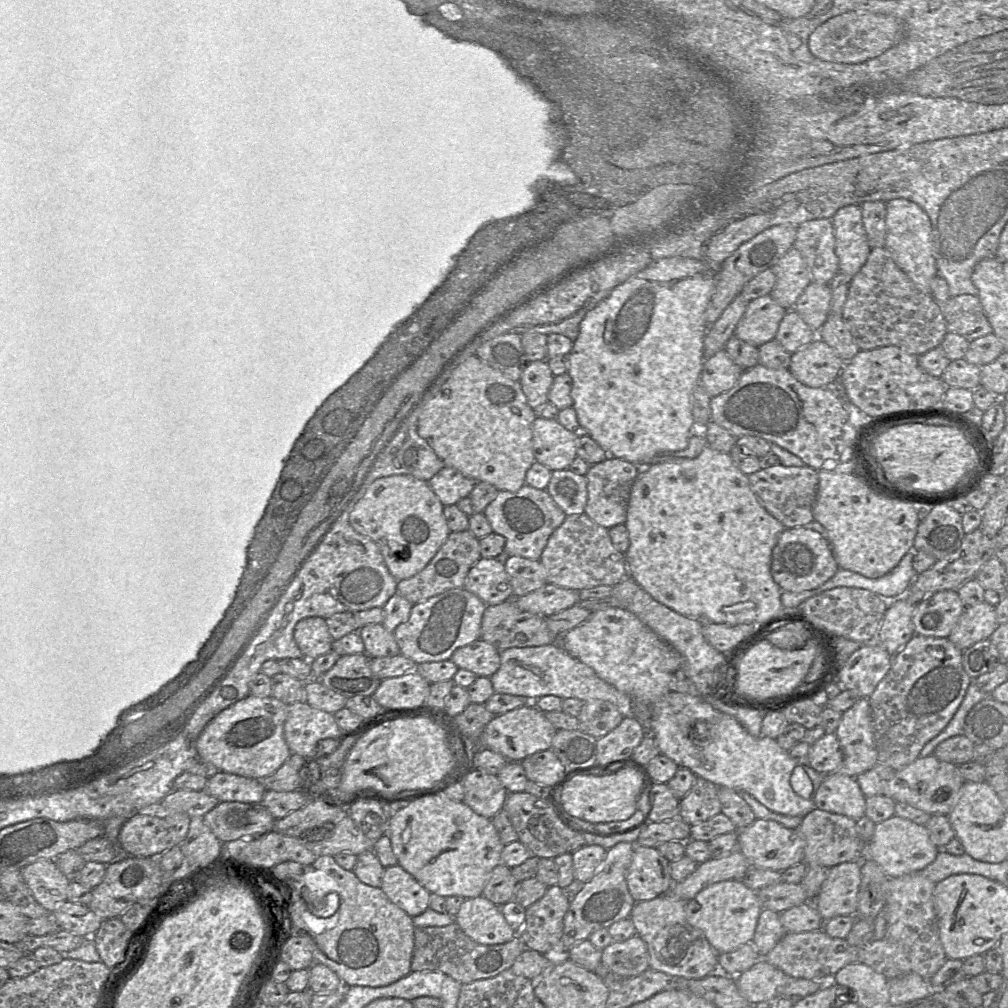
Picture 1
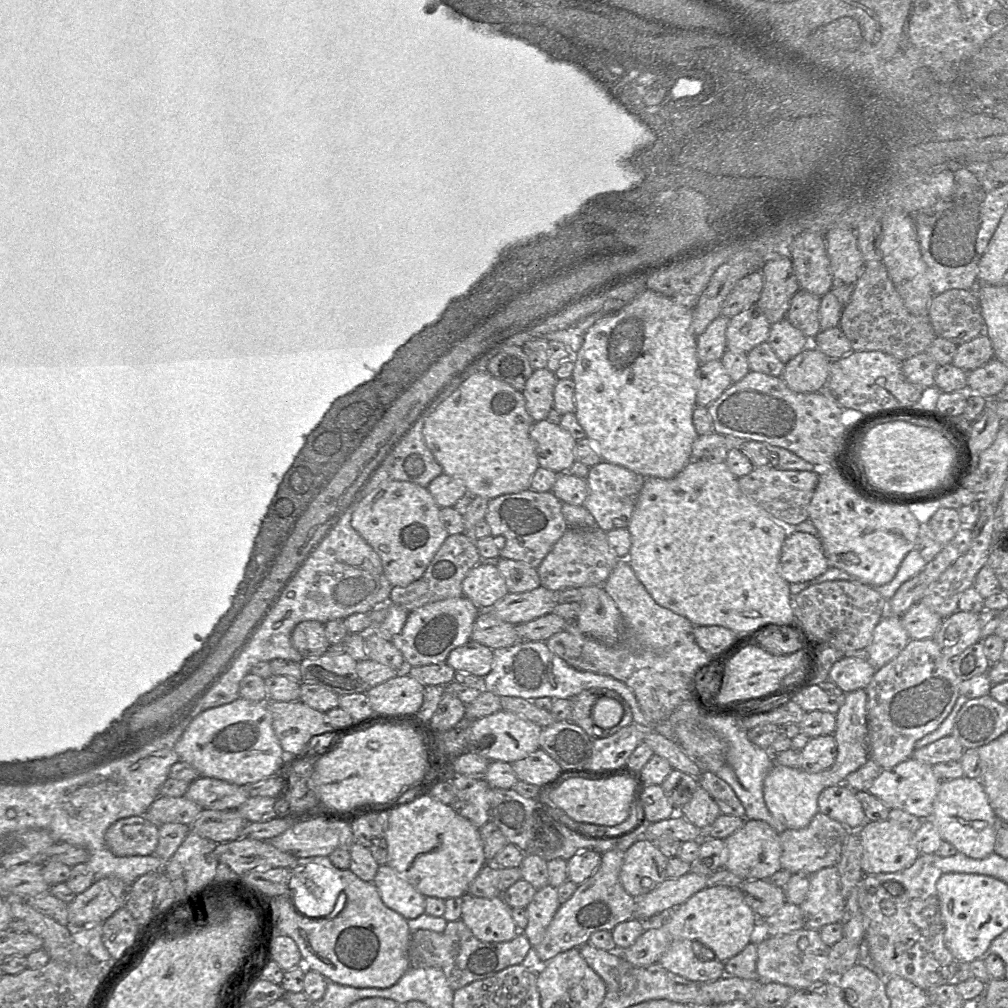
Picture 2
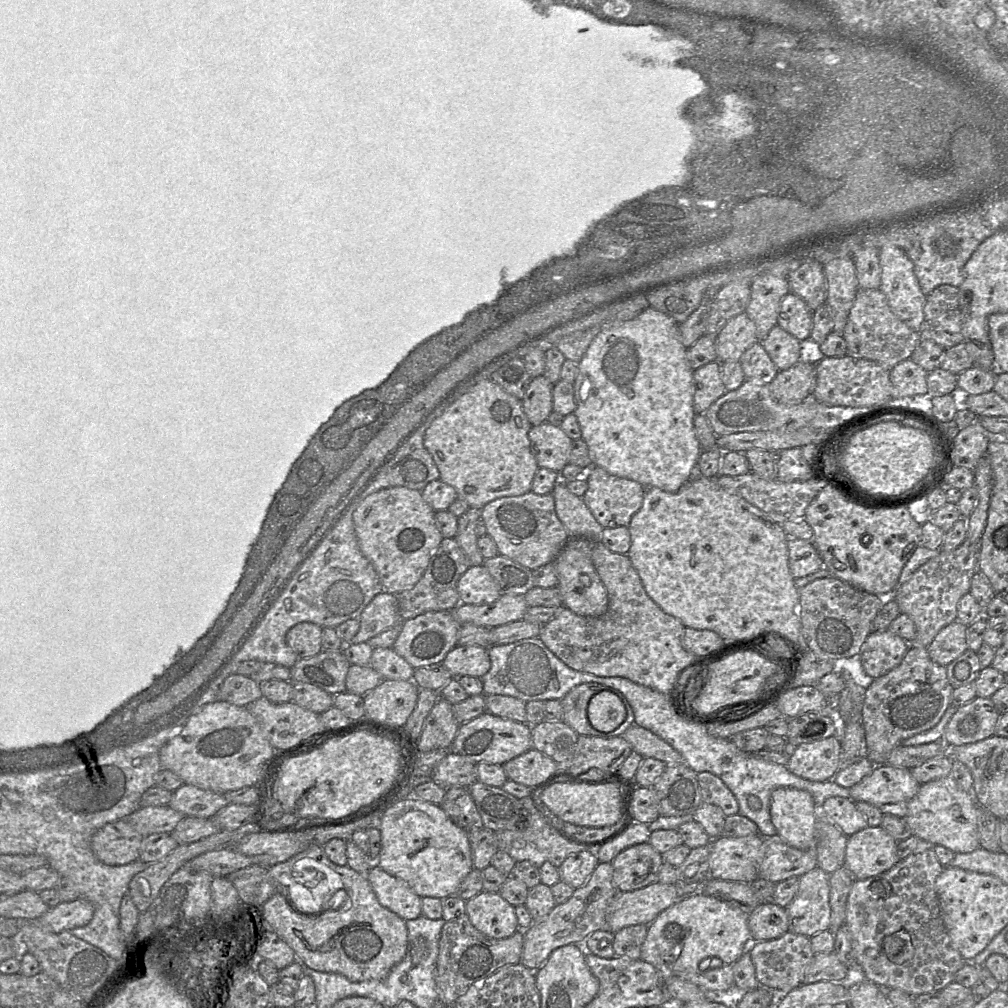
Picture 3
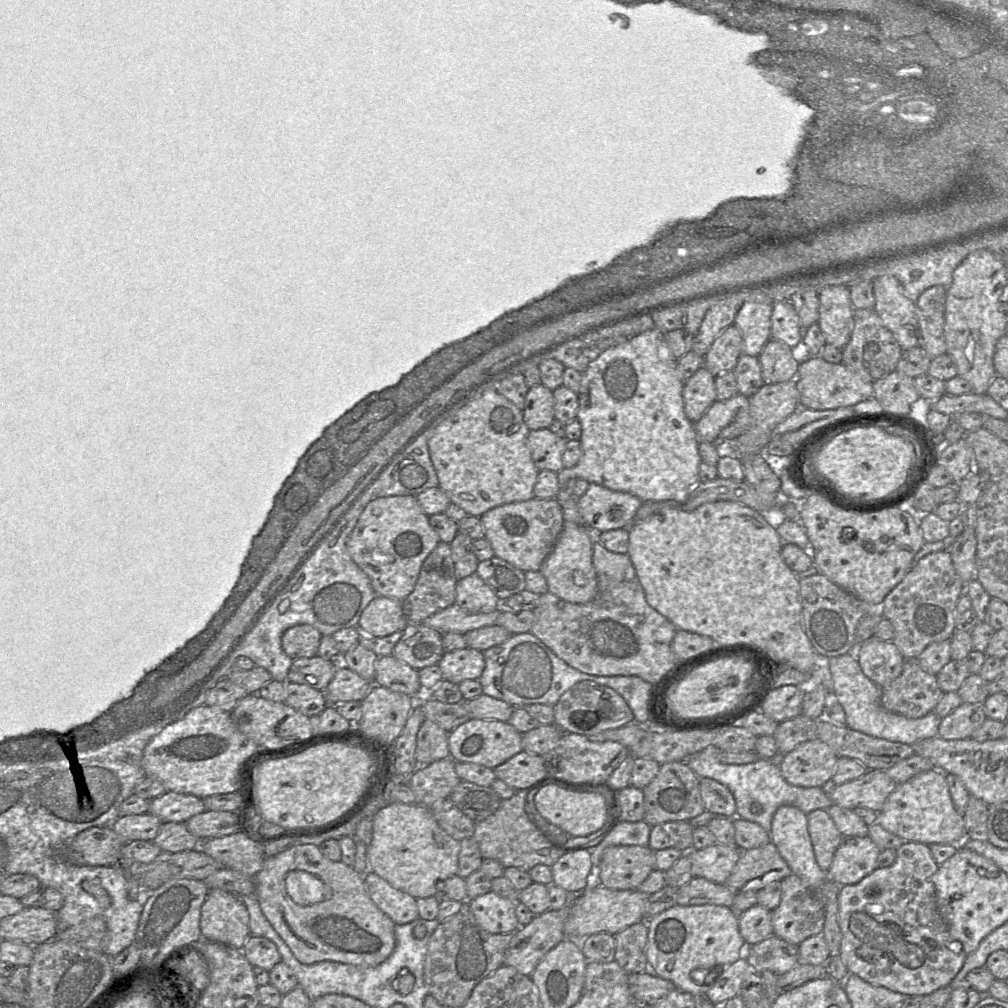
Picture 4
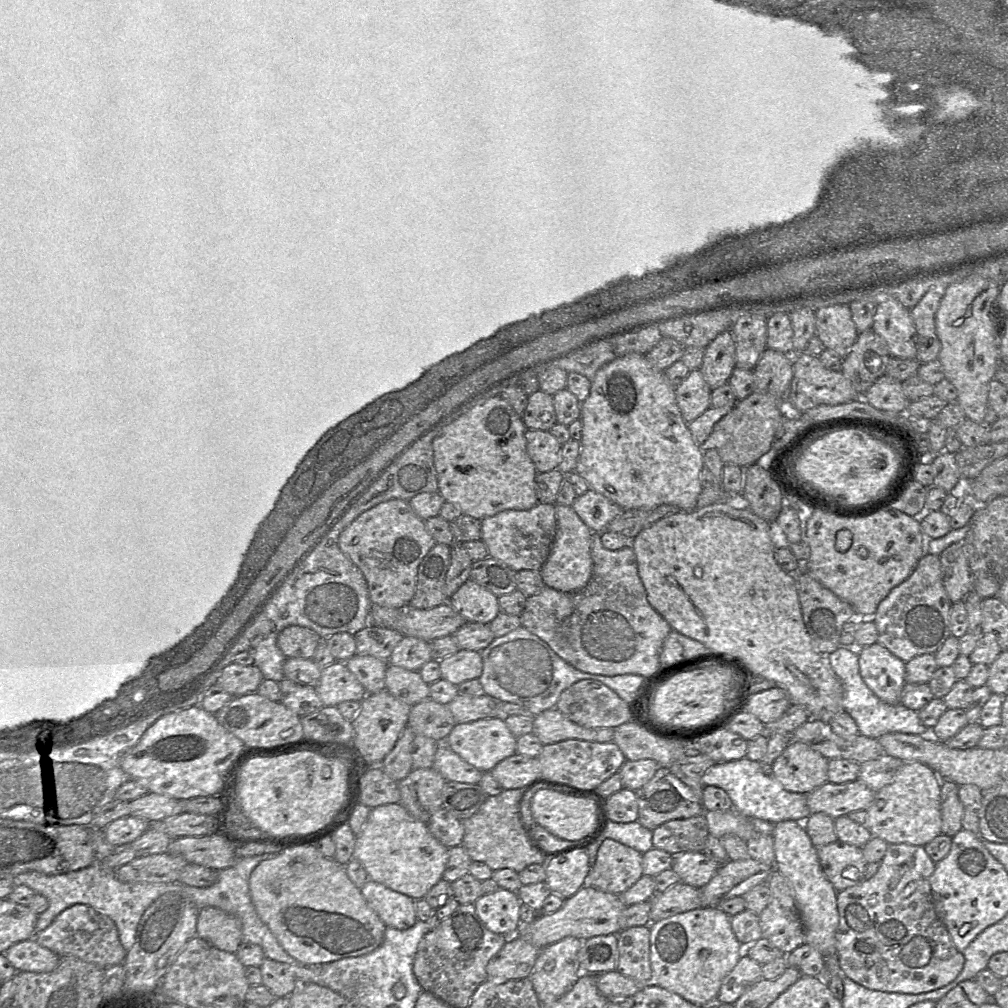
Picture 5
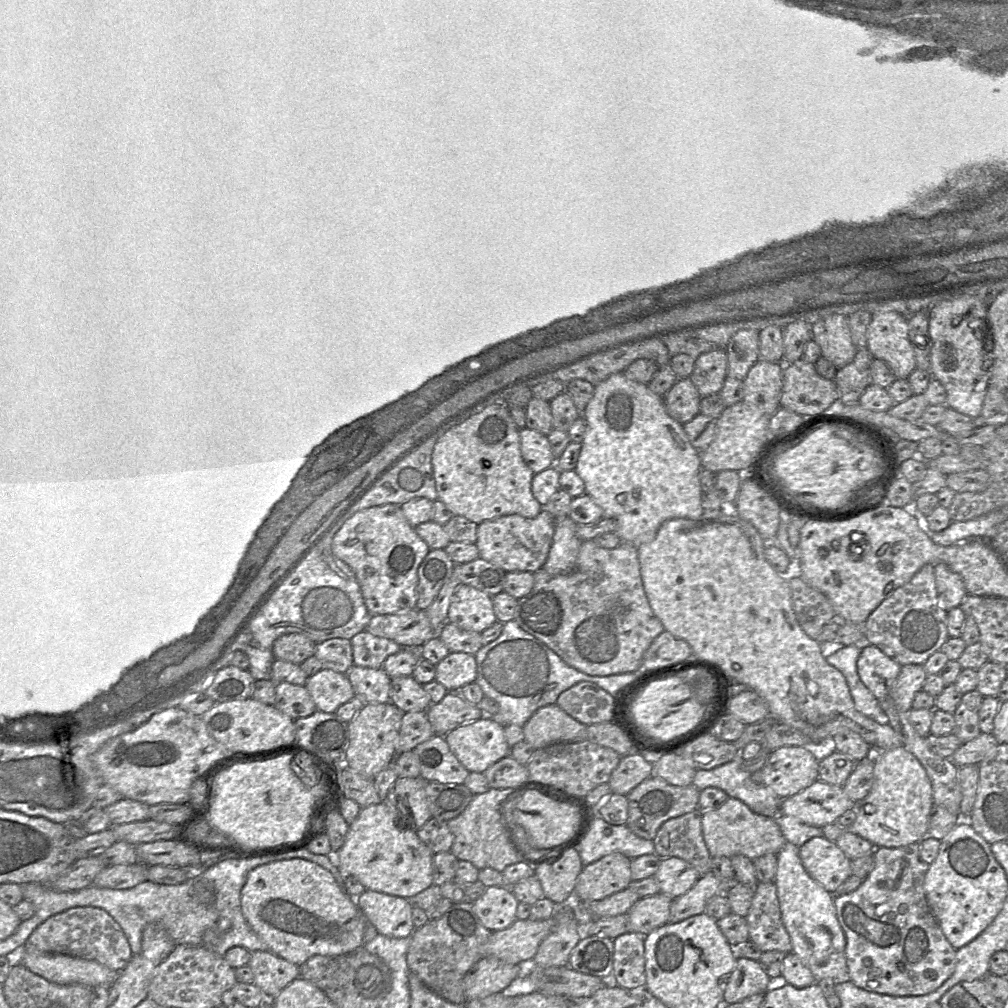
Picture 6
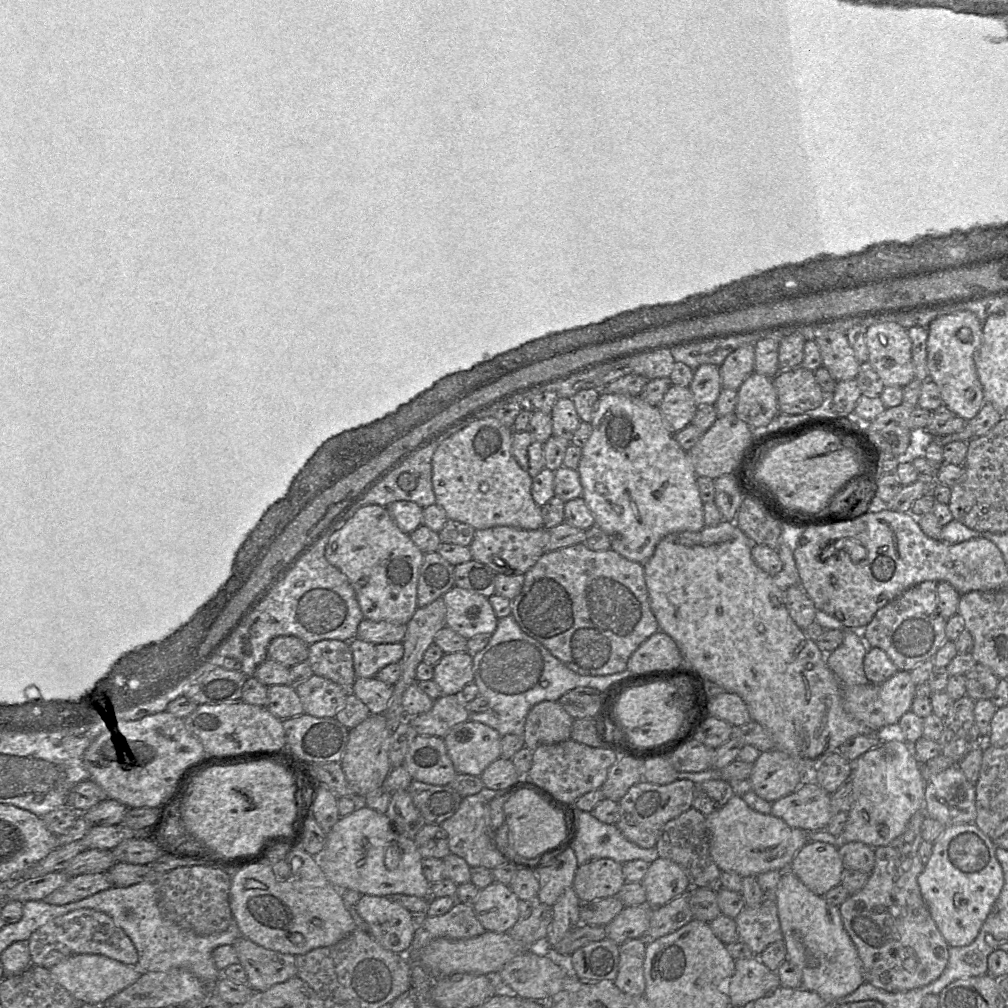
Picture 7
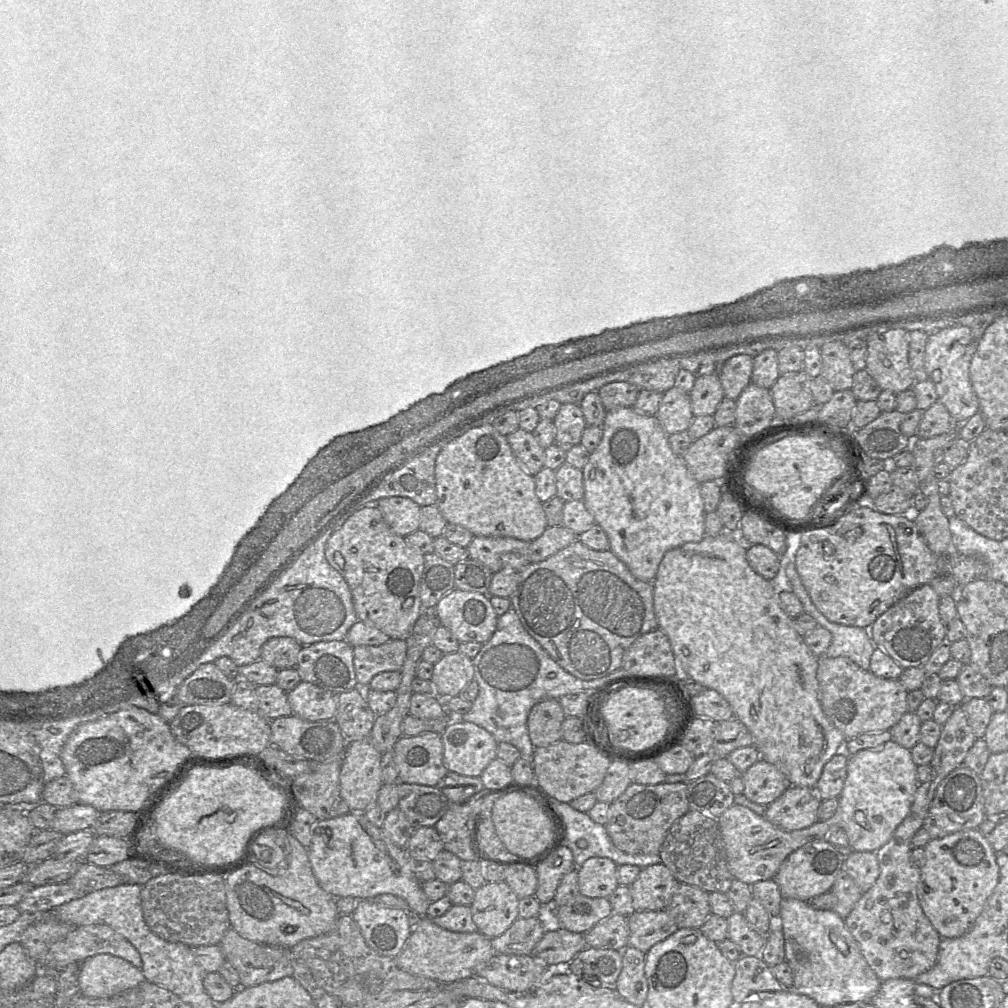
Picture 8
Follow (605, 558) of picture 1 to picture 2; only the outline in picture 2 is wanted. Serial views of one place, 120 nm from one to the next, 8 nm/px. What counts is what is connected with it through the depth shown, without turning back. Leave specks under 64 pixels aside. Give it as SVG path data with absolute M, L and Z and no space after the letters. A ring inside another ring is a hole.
M598 526L593 528L568 527L542 560L537 571L541 586L551 591L601 586L608 579L619 560L608 543L606 532Z

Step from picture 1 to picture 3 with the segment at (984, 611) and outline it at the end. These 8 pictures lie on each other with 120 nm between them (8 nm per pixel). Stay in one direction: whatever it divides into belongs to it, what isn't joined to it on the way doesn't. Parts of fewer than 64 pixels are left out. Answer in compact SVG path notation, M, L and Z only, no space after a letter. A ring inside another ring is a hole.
M958 621L944 626L927 647L929 657L935 663L947 666L967 649L967 626Z

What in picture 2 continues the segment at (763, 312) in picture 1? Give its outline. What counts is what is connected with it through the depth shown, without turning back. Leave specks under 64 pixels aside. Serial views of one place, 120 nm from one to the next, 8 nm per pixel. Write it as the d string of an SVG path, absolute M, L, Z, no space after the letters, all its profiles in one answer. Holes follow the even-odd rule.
M754 304L730 318L726 329L727 349L747 354L767 341L770 328L765 314Z

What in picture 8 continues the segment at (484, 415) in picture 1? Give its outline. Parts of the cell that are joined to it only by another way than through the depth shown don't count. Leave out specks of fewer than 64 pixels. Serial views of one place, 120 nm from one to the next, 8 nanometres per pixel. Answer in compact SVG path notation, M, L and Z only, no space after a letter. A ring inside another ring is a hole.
M491 424L471 429L461 437L448 443L439 453L435 464L436 507L449 524L462 526L476 537L510 537L531 542L538 538L548 527L542 502L535 494L535 481L513 454L506 436L500 434Z

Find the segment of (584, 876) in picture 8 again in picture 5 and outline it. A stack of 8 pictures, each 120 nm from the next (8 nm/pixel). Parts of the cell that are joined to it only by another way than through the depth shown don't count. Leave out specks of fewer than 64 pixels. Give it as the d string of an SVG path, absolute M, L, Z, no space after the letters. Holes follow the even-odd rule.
M606 839L598 849L596 861L586 878L586 885L619 895L634 885L643 875L643 854L612 839Z

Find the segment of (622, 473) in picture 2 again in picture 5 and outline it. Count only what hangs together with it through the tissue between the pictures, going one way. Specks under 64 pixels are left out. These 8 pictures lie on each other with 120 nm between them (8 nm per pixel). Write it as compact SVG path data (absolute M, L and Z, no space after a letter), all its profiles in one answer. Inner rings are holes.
M588 490L577 496L571 507L593 533L602 533L624 510L602 494Z

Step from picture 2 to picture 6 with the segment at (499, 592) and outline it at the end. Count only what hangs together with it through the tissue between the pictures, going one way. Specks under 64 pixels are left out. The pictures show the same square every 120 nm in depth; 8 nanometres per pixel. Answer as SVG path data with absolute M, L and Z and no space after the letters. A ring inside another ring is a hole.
M460 584L452 596L447 621L461 629L482 633L497 621L492 597Z

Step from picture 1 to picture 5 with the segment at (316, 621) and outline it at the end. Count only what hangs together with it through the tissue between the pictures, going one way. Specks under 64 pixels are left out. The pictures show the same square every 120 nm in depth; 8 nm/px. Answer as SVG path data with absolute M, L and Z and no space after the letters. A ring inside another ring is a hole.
M288 626L279 633L277 645L286 658L311 659L322 640L309 628Z

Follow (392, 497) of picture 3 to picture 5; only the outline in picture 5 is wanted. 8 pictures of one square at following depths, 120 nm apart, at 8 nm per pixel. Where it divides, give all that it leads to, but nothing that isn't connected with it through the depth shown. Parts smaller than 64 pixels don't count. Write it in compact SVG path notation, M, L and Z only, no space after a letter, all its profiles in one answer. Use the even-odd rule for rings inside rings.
M391 499L367 510L339 537L341 551L359 567L365 577L372 606L389 608L409 606L416 591L419 564L435 544L436 541L425 527L425 520L413 512L408 501L400 499Z

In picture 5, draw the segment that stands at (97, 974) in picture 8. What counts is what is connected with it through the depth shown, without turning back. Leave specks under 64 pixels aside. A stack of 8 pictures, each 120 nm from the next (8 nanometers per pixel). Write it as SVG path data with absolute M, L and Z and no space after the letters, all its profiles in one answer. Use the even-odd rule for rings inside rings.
M34 938L13 944L5 953L17 972L51 972L60 961L59 955L41 946Z

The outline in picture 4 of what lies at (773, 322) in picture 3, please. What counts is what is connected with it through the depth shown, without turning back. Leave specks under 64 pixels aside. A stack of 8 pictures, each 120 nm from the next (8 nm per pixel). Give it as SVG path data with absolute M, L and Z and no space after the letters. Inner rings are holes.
M746 301L734 320L743 339L743 354L758 357L771 339L773 301Z

